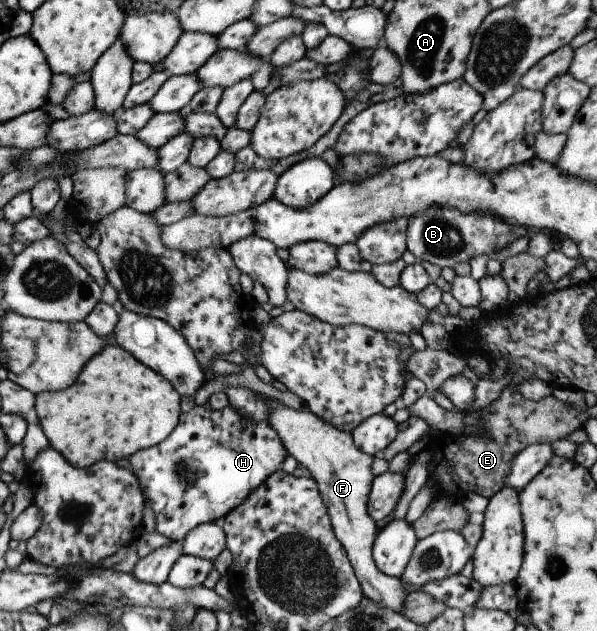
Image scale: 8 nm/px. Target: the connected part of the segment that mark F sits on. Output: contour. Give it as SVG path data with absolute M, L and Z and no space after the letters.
M276 399L269 400L267 423L278 434L287 455L302 464L316 482L320 499L330 518L333 534L345 549L362 595L383 608L403 615L401 612L404 609L406 588L400 579L382 573L372 557L372 544L377 532L374 520L367 512L367 499L374 477L371 468L373 457L354 445L350 433L328 425L311 411L296 410Z

